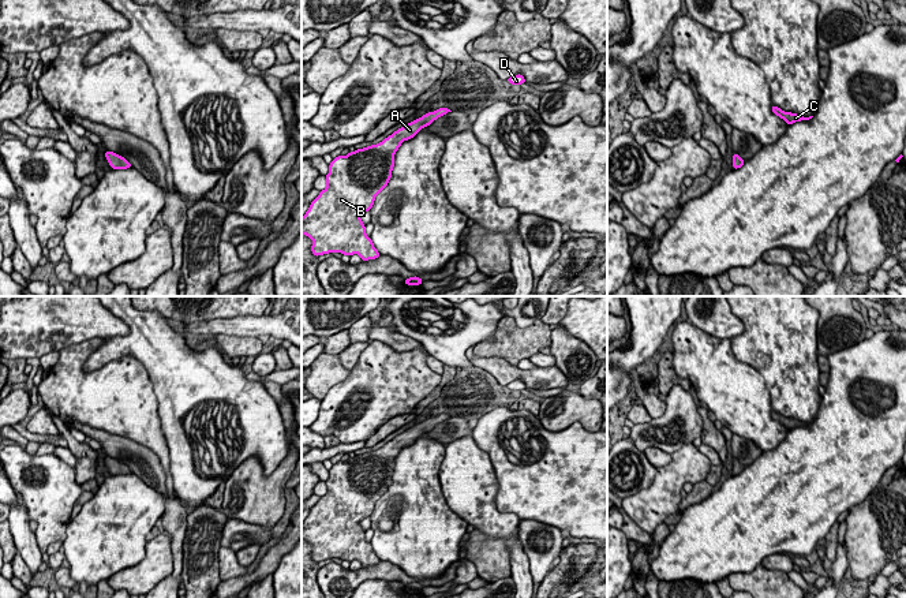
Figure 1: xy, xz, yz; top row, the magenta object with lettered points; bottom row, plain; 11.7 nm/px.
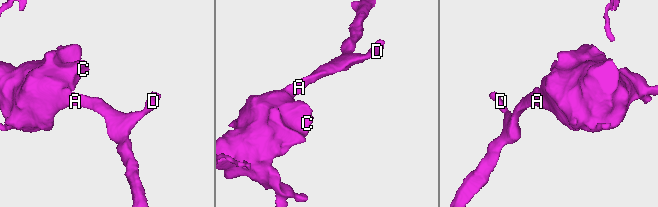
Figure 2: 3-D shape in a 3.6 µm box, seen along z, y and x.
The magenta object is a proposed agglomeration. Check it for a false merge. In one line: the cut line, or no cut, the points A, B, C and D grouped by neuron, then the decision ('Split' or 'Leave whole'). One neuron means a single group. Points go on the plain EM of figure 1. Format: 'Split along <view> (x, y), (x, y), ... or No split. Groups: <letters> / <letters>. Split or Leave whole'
No split. Groups: A B C D. Leave whole

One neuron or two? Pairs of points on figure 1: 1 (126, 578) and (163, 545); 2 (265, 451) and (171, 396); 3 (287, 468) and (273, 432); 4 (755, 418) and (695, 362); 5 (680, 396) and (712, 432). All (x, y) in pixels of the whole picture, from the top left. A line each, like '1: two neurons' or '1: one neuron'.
1: one neuron
2: one neuron
3: two neurons
4: one neuron
5: two neurons

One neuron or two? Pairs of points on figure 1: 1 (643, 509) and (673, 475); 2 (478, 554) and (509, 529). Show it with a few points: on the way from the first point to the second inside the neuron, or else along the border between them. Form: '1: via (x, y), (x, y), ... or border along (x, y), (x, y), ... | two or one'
1: via (651, 501), (667, 483) | one
2: border along (480, 537), (504, 541), (510, 568) | two

